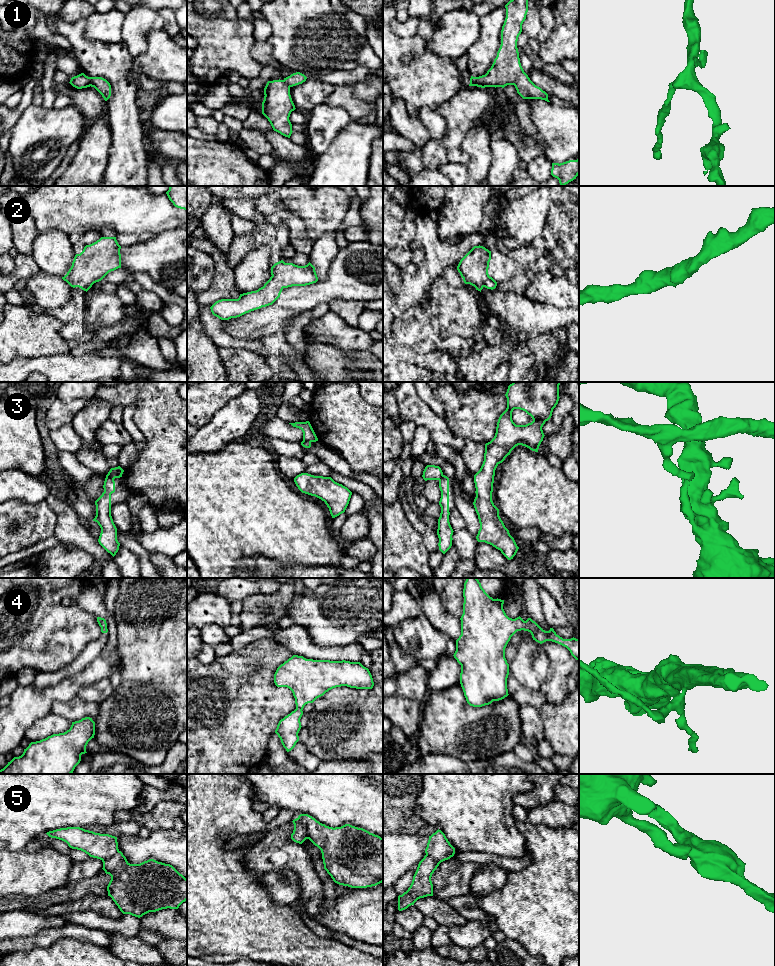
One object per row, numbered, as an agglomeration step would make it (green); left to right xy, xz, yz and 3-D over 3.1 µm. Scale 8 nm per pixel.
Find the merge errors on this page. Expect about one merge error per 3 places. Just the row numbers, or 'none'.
1, 3, 5

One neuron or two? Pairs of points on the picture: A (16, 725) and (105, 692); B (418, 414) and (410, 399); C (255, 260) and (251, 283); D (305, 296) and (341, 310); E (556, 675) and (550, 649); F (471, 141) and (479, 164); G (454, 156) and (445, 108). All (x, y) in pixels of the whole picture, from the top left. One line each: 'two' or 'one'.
A: two
B: one
C: one
D: two
E: one
F: one
G: one

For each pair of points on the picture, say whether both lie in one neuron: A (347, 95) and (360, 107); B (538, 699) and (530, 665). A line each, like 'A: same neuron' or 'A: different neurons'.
A: same neuron
B: different neurons

